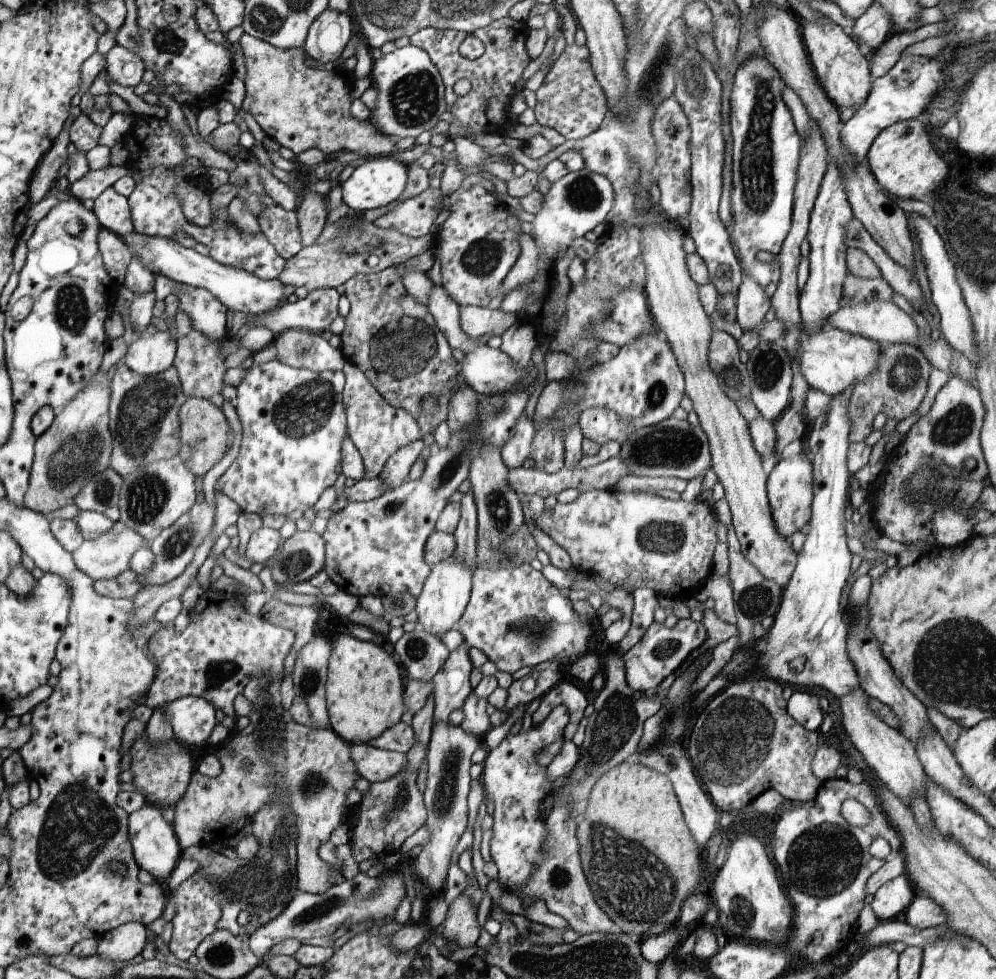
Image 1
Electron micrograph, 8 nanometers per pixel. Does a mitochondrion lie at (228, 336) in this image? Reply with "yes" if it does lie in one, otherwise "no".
no

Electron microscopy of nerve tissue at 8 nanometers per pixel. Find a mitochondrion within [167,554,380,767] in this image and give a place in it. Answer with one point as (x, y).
(273, 722)

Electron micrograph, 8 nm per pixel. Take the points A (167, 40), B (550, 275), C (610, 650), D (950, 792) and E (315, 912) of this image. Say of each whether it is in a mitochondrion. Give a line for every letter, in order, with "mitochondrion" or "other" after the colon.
A: mitochondrion
B: other
C: other
D: other
E: mitochondrion

